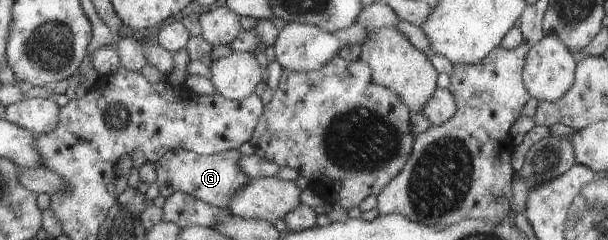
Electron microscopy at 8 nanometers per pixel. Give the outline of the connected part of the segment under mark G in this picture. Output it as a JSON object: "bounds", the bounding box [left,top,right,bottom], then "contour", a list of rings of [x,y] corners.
{"bounds":[155,148,250,209],"contour":[[[182,148],[165,151],[163,156],[155,162],[155,173],[157,174],[155,183],[159,189],[158,195],[165,198],[182,192],[205,204],[218,209],[226,209],[233,191],[244,187],[250,181],[250,178],[244,175],[239,168],[240,157],[237,150],[221,151],[209,156],[197,155],[193,151]]]}

